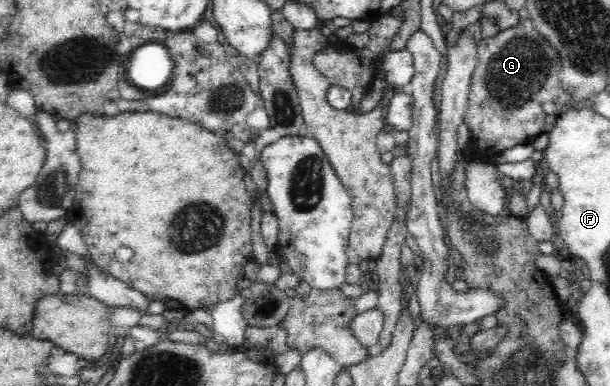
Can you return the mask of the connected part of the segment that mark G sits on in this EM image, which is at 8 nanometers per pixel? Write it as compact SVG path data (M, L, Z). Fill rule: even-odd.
M531 18L493 38L477 41L477 66L471 77L468 111L464 123L470 128L470 144L476 150L474 162L492 163L497 154L517 144L532 144L544 132L546 114L541 104L560 103L566 108L571 94L560 86L559 53L540 37Z

